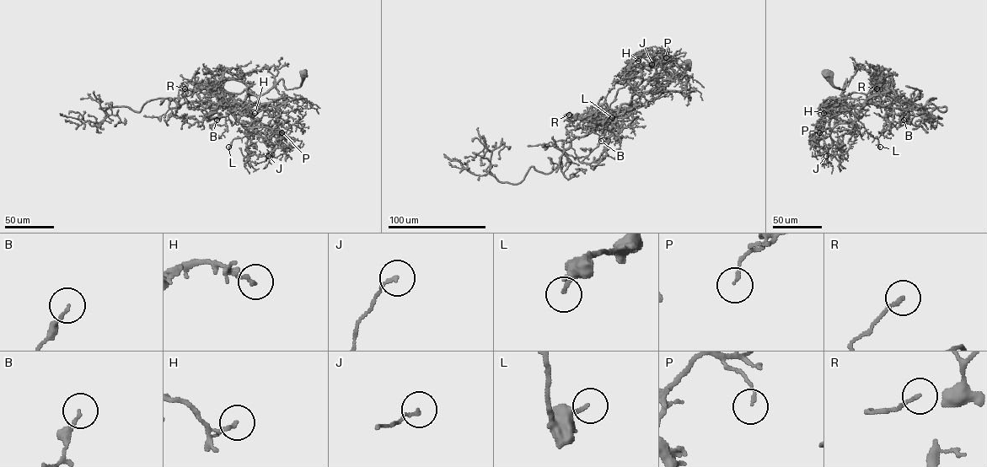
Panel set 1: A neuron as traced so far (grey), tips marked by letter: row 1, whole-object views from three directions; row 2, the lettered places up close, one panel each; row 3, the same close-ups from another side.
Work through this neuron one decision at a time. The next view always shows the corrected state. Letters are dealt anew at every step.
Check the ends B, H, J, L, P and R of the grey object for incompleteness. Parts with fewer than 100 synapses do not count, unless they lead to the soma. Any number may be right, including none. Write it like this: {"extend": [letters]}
{"extend": []}

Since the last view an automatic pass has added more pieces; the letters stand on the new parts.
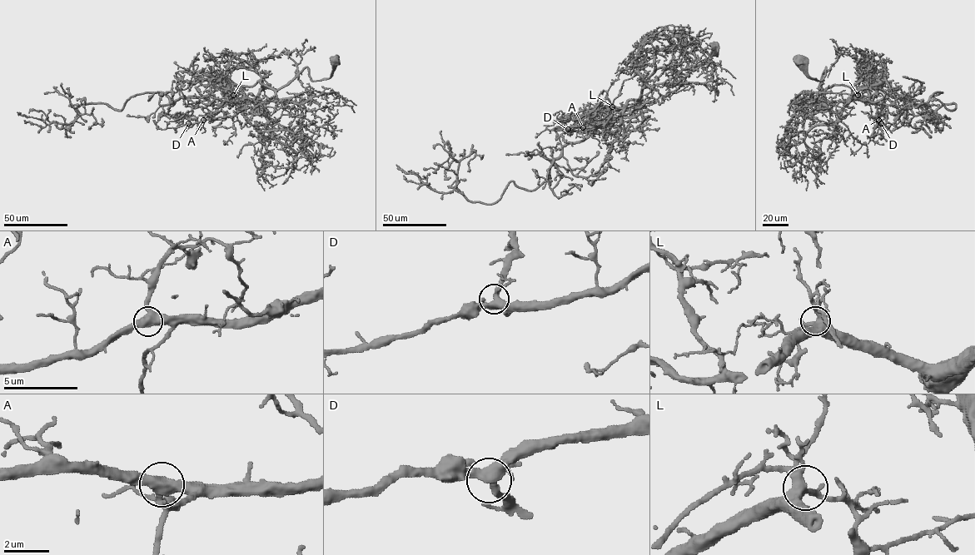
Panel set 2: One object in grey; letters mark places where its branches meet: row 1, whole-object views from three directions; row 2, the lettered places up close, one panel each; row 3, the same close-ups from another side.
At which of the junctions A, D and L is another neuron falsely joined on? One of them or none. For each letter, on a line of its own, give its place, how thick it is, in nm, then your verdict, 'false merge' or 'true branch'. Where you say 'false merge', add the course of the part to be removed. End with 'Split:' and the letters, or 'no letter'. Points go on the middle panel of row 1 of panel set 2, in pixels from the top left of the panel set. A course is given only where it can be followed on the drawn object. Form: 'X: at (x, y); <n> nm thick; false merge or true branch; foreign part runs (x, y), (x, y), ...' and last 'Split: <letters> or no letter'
A: at (583, 127); 500 nm thick; true branch
D: at (568, 129); 420 nm thick; true branch
L: at (612, 106); 380 nm thick; true branch
Split: no letter

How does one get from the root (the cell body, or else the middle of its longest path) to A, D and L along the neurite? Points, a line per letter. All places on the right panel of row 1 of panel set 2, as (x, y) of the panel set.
A: (798, 60), (812, 79), (821, 81), (825, 67), (821, 89), (848, 86), (851, 98), (874, 105), (878, 120)
D: (798, 60), (812, 79), (821, 81), (825, 67), (821, 89), (847, 86), (851, 98), (871, 101), (881, 123)
L: (798, 60), (812, 79), (821, 81), (825, 67), (821, 89), (847, 86), (851, 98), (859, 99), (858, 95)

